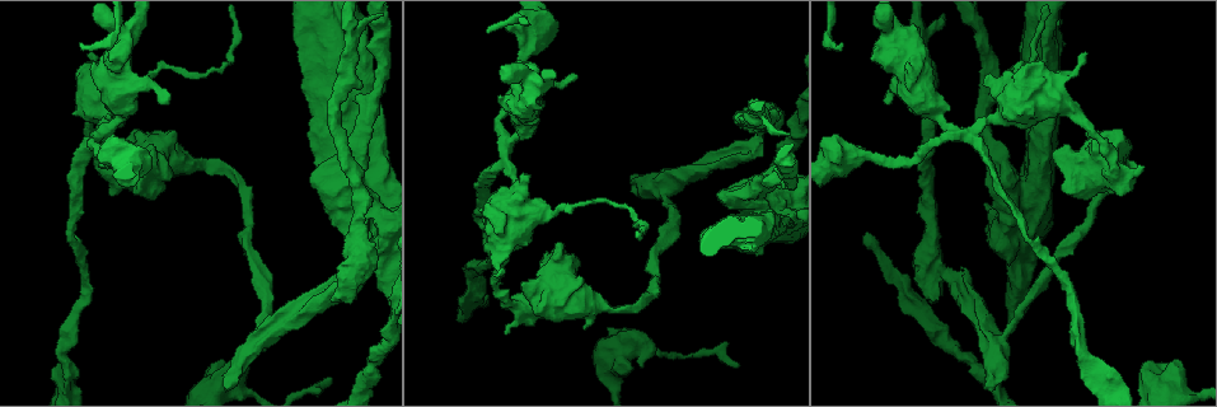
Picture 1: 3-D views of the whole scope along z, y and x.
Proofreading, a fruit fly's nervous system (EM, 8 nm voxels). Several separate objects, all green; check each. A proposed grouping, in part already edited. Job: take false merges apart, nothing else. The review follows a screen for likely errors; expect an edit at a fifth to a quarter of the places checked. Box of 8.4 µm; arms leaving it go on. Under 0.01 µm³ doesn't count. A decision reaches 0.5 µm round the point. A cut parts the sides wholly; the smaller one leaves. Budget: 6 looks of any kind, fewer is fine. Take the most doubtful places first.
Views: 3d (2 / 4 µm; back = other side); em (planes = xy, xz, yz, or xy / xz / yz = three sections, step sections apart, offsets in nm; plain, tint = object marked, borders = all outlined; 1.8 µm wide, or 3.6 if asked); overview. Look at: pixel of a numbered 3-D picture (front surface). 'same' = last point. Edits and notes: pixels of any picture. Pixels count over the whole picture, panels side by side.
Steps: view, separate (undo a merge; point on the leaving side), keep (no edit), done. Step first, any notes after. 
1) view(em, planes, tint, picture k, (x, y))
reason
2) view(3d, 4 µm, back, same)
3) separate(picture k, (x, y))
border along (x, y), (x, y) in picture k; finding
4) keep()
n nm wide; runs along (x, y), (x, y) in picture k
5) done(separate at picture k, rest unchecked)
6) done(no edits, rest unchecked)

view(em, 3.6 µm, xz, step 8, tint, picture 1, (509, 155))
four-way junction

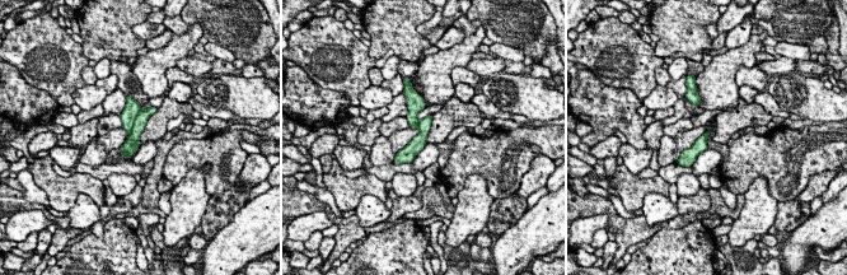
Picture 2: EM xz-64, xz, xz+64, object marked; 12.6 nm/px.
view(em, 3.6 µm, planes, tint, same)

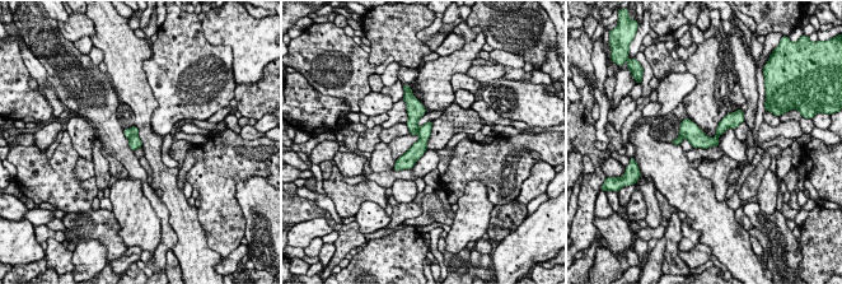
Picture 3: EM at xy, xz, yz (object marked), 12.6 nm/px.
separate(picture 3, (134, 142))
160 nm wide; the part that leaves runs along (429, 125), (421, 144), (397, 167) in picture 3; a second neuron is stuck on

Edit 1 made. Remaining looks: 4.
view(em, 3.6 µm, planes, tint, picture 1, (324, 22))
sudden change in width

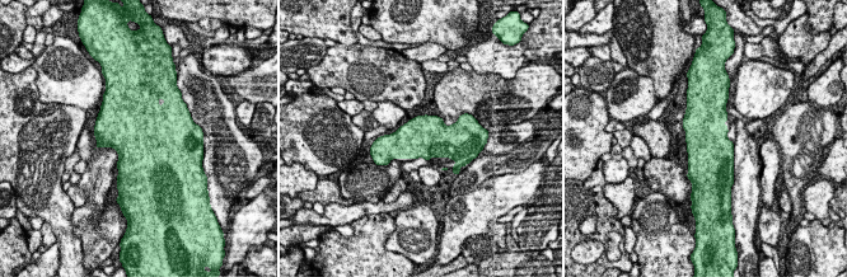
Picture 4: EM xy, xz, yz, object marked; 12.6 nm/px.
keep()
550 nm wide; continuous, no second neuron

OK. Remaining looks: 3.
view(em, 3.6 µm, xz, step 16, tint, picture 1, (754, 201))
thick turns thin

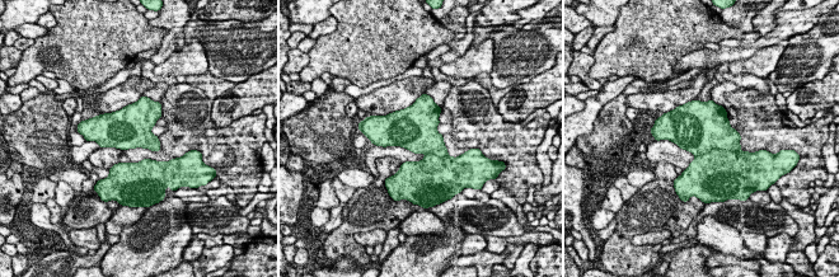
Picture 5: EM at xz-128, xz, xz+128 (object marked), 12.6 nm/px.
separate(picture 5, (712, 132))
border along (739, 150), (709, 151), (695, 156) in picture 5; two neurons meet here

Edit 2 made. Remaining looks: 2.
done(separate at picture 3, separate at picture 5, rest unchecked)

